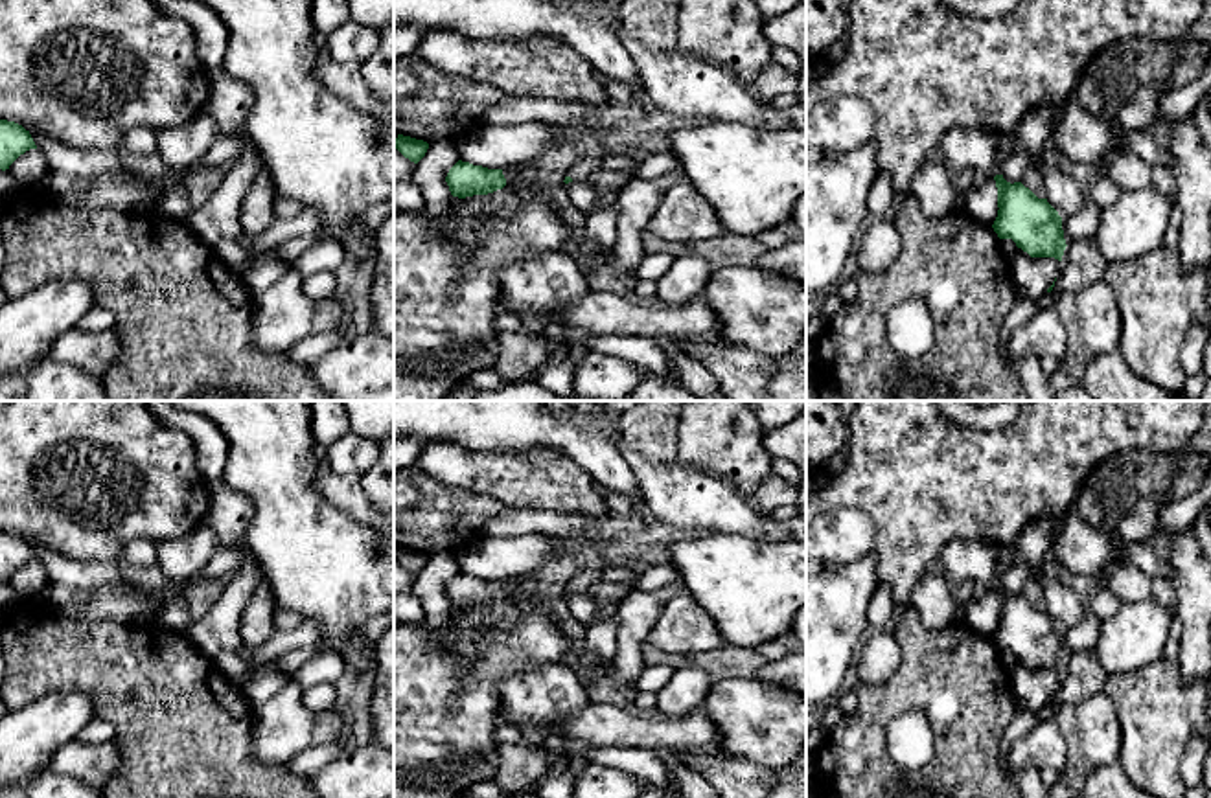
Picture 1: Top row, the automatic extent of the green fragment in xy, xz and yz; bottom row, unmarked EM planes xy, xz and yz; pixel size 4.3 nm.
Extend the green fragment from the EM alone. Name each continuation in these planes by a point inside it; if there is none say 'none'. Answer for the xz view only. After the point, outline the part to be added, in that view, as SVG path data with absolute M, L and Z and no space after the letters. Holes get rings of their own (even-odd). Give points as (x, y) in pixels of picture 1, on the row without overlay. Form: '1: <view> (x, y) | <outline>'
1: xz (591, 569) | M563 541L563 553L580 561L576 574L565 585L572 594L587 594L587 590L602 581L607 564L596 548L596 542Z

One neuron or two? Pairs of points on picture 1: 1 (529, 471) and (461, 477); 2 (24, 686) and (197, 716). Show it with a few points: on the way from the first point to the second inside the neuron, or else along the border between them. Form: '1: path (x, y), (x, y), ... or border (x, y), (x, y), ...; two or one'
1: path (512, 473), (477, 473); one
2: path (67, 675), (137, 675), (155, 688); one

